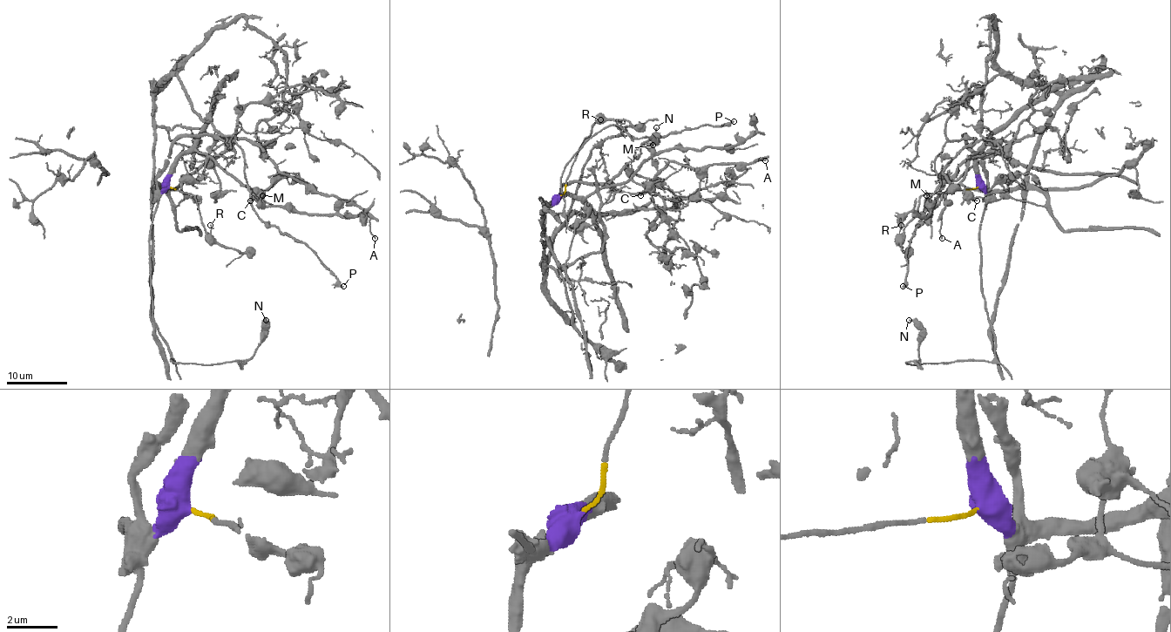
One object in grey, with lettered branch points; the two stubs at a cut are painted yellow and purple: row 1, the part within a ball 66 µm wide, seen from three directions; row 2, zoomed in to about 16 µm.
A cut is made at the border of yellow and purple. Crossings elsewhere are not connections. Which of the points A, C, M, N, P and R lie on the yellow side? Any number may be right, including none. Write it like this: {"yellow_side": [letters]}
{"yellow_side": ["R"]}

